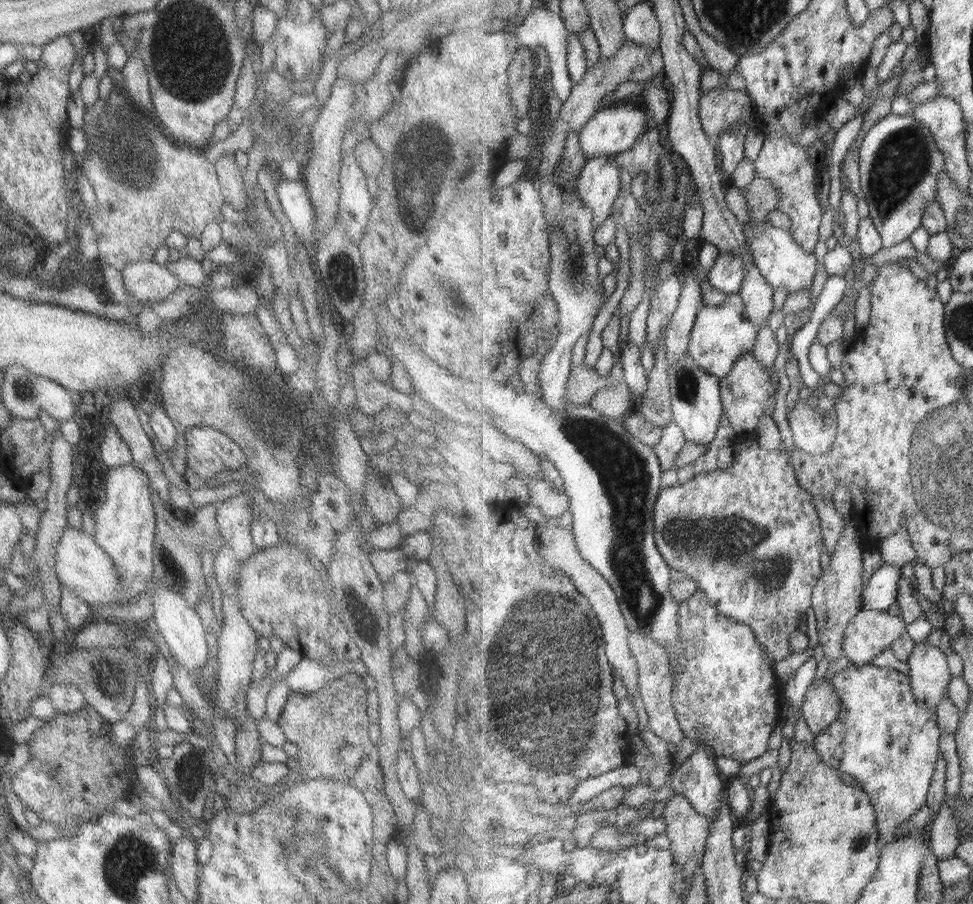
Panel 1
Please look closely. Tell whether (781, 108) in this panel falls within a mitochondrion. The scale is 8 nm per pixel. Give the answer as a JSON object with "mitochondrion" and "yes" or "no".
{"mitochondrion":"no"}

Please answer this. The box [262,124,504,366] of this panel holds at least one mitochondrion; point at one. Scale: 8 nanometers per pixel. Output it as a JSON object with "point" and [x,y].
{"point":[428,148]}

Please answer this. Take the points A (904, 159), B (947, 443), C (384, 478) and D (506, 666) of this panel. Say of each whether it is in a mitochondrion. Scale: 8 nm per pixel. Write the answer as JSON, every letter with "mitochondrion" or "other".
{"A":"mitochondrion","B":"mitochondrion","C":"other","D":"mitochondrion"}

